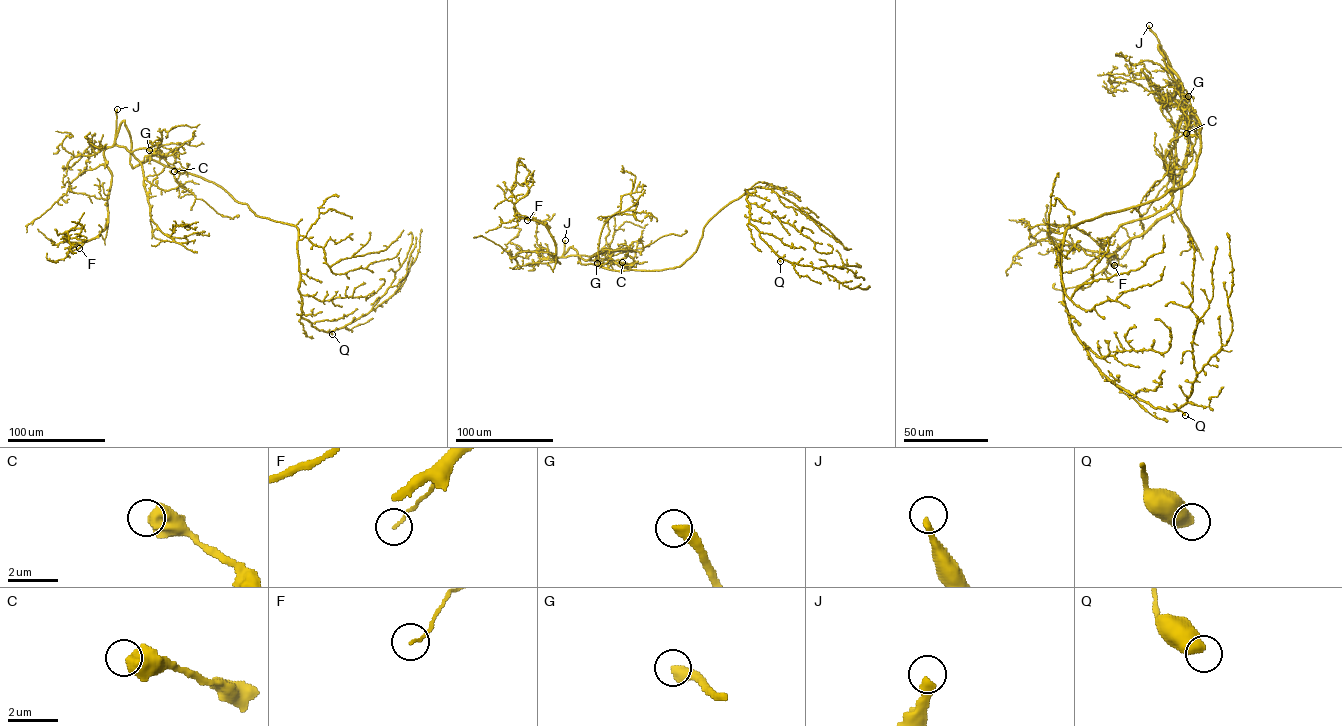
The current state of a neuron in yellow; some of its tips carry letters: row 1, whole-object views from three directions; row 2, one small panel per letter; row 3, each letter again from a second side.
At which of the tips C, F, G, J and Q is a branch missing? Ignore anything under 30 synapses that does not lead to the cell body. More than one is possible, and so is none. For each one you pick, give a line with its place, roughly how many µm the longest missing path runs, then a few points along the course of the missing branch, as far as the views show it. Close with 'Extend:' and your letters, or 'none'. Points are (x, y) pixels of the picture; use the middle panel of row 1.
G: at (597, 263); about 120 µm are missing; missing branch runs (597, 263), (591, 255), (612, 240), (623, 238), (655, 245)
J: at (565, 240); about 60 µm are missing; missing branch runs (565, 240), (565, 237), (560, 238), (565, 250), (551, 256)
Extend: G, J

